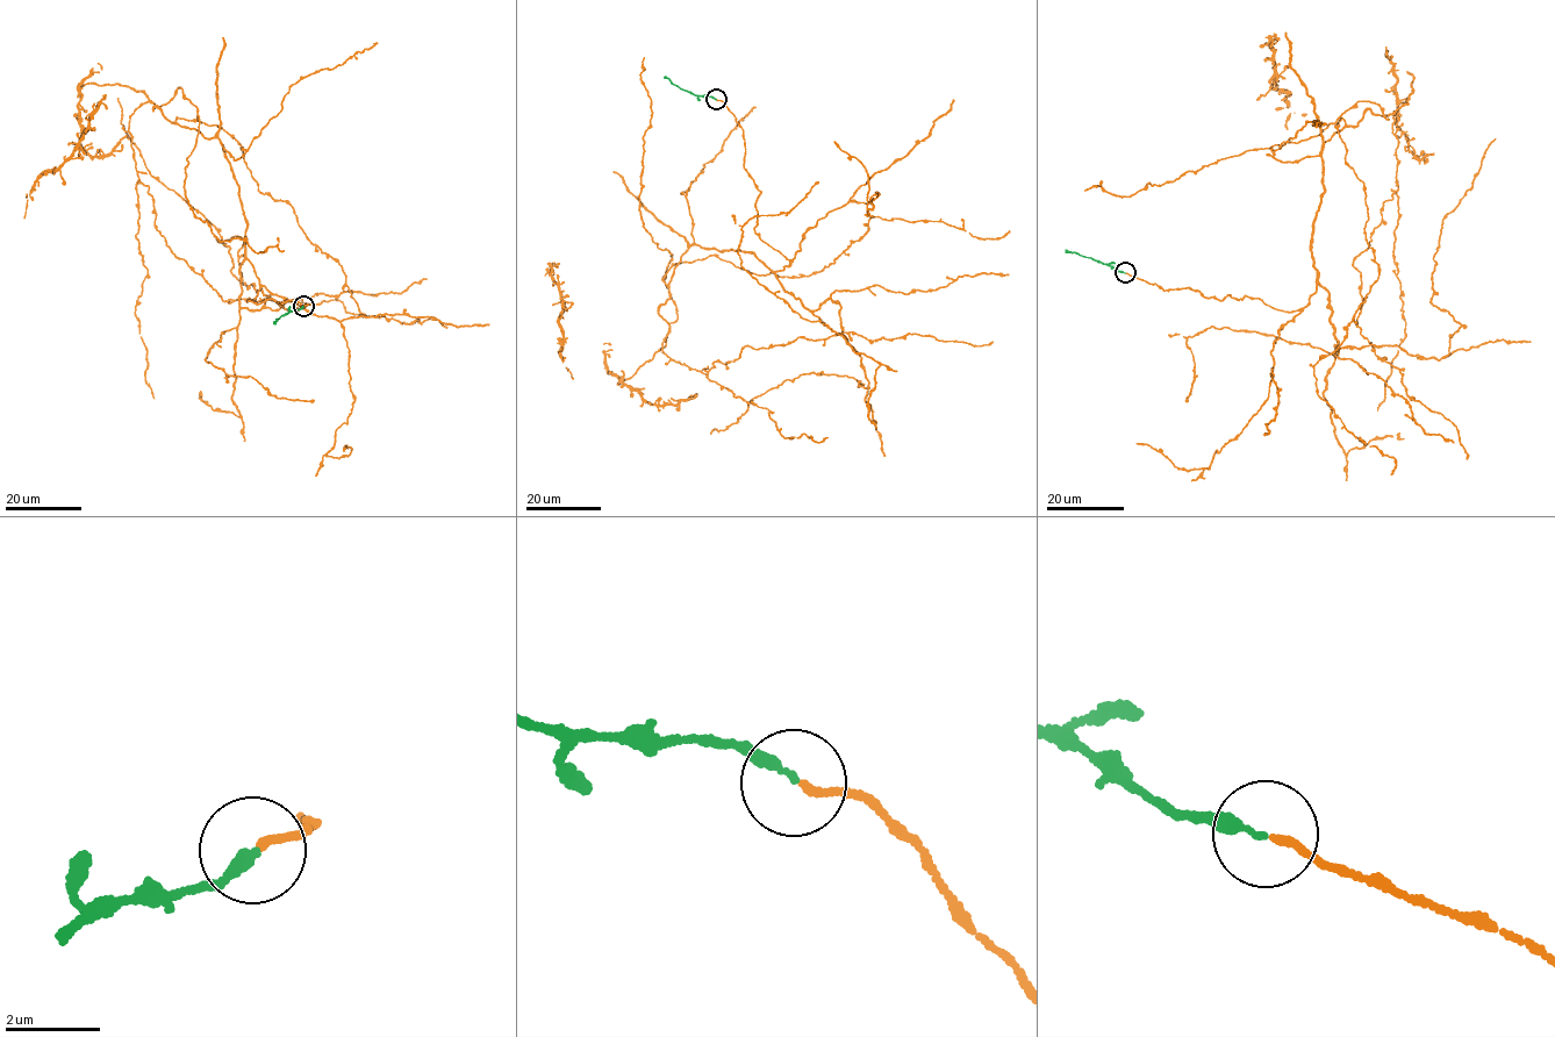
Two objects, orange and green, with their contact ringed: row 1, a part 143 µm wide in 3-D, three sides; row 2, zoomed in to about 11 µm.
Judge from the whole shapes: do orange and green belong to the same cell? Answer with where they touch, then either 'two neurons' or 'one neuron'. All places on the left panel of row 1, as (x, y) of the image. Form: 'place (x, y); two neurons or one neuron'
place (303, 306); one neuron

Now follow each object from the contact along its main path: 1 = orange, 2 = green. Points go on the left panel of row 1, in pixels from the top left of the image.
1: (303, 306), (248, 300), (221, 141), (136, 108), (156, 228), (221, 299), (337, 299), (364, 317)
2: (303, 306), (273, 322)

